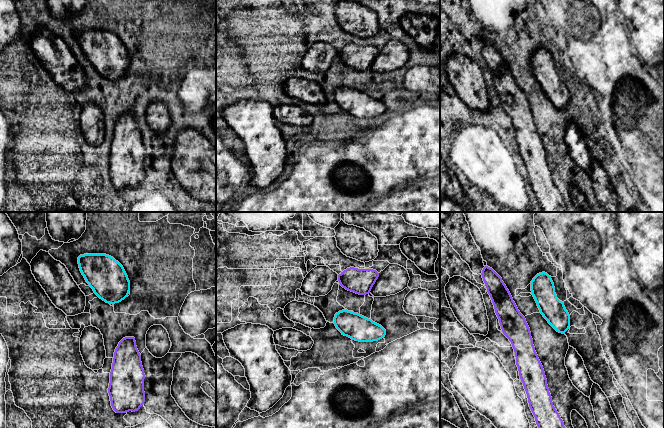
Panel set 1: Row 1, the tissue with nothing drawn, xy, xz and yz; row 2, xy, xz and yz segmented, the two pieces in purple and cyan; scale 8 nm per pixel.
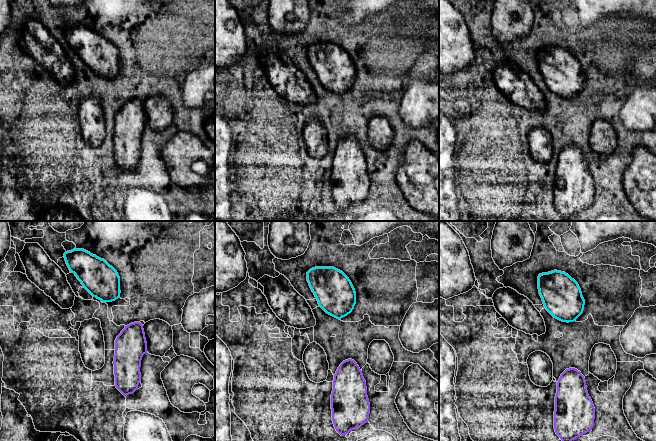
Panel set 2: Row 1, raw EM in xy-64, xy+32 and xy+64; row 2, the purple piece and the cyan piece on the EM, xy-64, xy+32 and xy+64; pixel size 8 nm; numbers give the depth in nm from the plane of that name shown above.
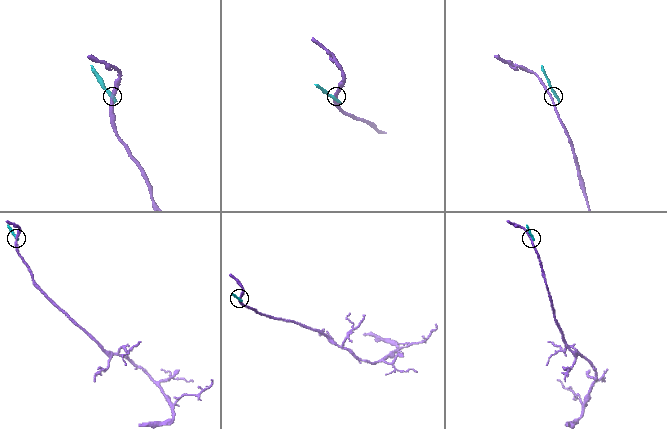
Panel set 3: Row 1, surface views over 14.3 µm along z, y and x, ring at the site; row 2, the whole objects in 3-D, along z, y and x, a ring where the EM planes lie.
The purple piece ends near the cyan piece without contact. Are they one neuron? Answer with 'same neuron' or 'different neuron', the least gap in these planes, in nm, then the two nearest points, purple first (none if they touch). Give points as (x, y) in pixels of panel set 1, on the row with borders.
different neuron | 130 nm | yz (525, 319), (540, 312)

